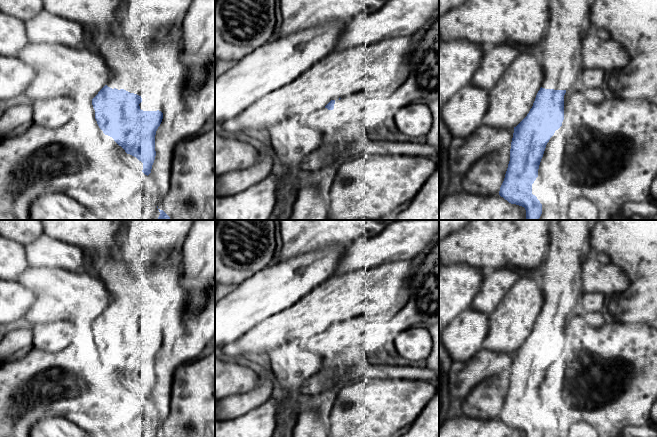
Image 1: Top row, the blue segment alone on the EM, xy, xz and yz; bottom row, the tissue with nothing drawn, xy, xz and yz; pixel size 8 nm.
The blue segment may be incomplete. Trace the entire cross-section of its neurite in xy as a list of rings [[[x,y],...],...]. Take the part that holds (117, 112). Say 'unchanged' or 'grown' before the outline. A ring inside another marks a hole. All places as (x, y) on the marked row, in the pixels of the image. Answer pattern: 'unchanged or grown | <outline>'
grown | [[[99,31],[95,32],[92,38],[111,74],[108,83],[92,99],[97,124],[103,133],[112,137],[127,154],[143,163],[142,172],[148,176],[156,156],[155,135],[162,122],[163,113],[159,110],[143,111],[139,104],[147,97],[158,103],[158,98],[150,93],[148,88],[154,86],[154,79],[141,75],[139,61],[122,35]]]

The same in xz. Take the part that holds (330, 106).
grown | [[[361,93],[331,100],[312,118],[310,126],[320,131],[333,131],[349,123],[358,123],[363,132],[378,125],[378,122],[371,119],[373,112],[379,110],[372,105],[377,102],[378,100],[371,100]]]

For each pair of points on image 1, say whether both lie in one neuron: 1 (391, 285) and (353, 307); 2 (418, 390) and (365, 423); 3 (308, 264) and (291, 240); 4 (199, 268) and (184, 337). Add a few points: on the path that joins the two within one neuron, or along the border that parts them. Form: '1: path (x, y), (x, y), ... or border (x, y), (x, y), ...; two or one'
1: path (382, 291), (369, 291), (362, 298); one
2: path (405, 399), (383, 406), (378, 410); one
3: border (323, 247), (289, 257), (279, 262); two
4: border (184, 287), (186, 306), (190, 310), (200, 310); two

